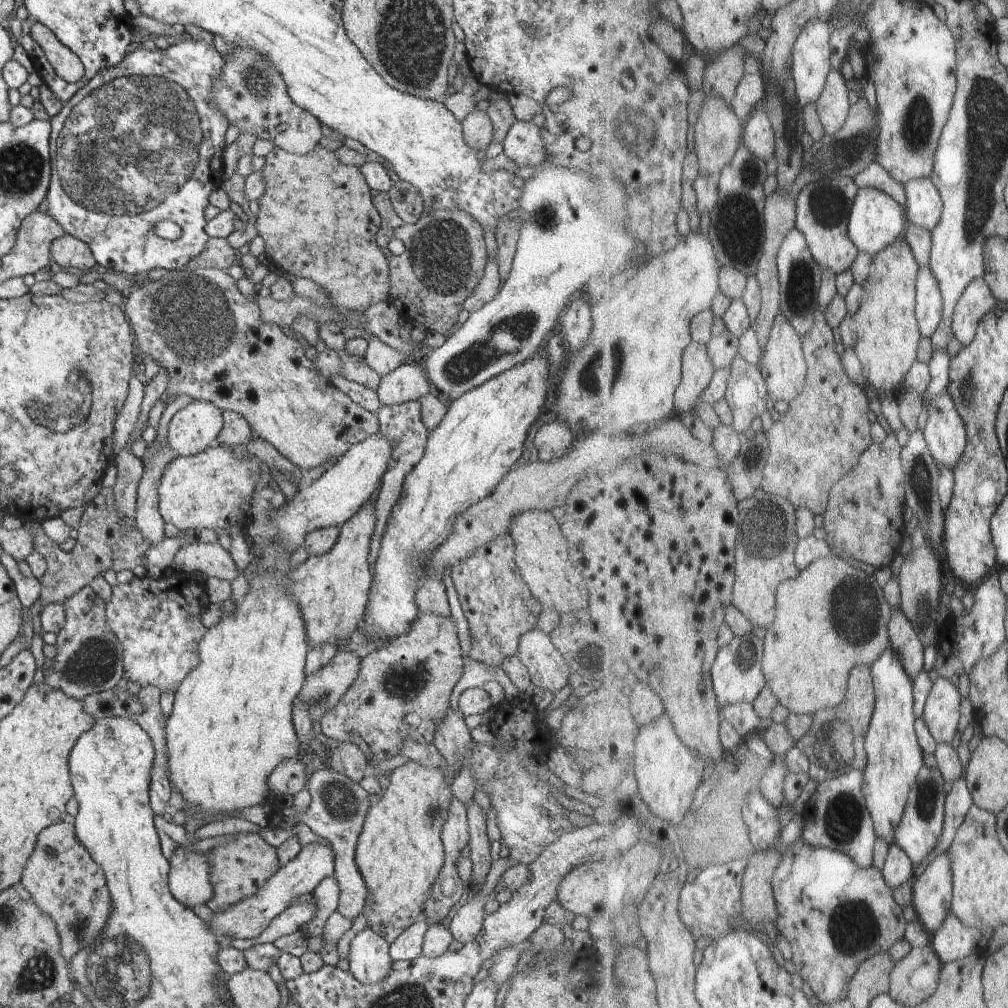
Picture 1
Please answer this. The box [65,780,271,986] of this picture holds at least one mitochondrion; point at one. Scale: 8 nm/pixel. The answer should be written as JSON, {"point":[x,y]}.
{"point":[80,926]}

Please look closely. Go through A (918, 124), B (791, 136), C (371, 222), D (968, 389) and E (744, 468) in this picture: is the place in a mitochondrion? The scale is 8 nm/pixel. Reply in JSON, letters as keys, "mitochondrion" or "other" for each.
{"A":"mitochondrion","B":"other","C":"other","D":"mitochondrion","E":"other"}

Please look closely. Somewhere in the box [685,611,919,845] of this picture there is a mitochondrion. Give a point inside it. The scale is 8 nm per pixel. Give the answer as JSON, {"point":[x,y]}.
{"point":[744,654]}

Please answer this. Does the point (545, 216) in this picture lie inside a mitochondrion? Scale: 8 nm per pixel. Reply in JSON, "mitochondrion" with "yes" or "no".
{"mitochondrion":"yes"}

